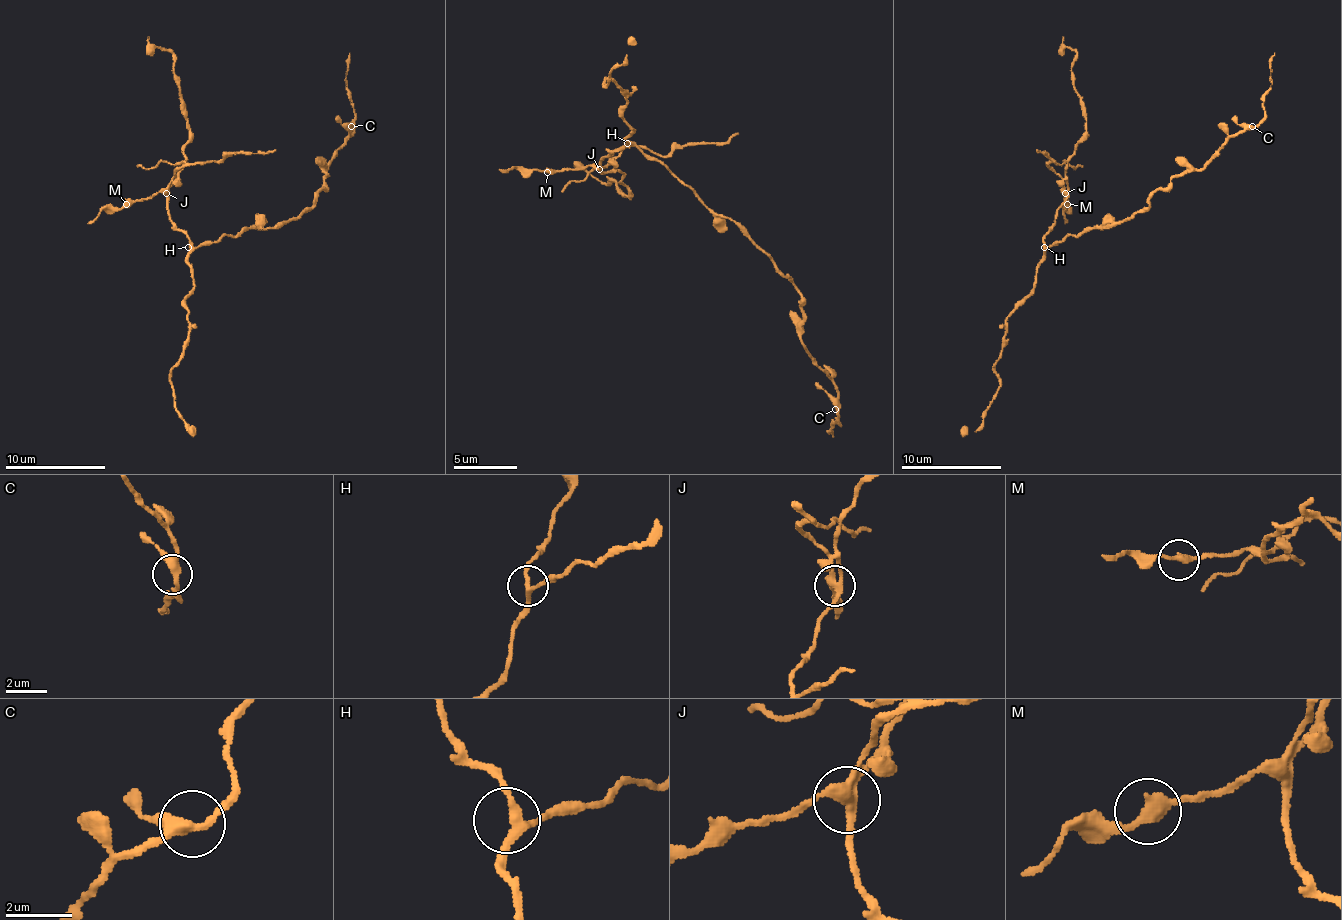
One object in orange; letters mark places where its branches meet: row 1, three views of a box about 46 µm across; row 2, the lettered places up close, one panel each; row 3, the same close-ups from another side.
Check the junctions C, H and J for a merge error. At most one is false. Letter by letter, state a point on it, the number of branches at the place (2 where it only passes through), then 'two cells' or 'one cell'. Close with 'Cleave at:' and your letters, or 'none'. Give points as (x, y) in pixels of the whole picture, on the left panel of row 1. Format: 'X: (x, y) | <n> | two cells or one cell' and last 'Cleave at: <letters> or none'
C: (351, 126) | 3 | one cell
H: (188, 247) | 3 | one cell
J: (166, 193) | 3 | two cells
Cleave at: J

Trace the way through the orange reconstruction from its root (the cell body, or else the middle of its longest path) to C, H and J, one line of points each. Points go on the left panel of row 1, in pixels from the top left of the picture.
C: (243, 229), (279, 226), (306, 211), (314, 204), (314, 196), (324, 189), (326, 164), (354, 134), (351, 126)
H: (243, 229), (233, 237), (223, 234), (216, 242), (188, 247)
J: (243, 229), (233, 237), (223, 234), (216, 242), (203, 242), (196, 247), (171, 219), (166, 194)

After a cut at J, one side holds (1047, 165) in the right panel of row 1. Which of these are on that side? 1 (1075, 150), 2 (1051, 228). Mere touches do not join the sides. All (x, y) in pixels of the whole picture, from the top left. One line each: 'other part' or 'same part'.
1: other part
2: other part

